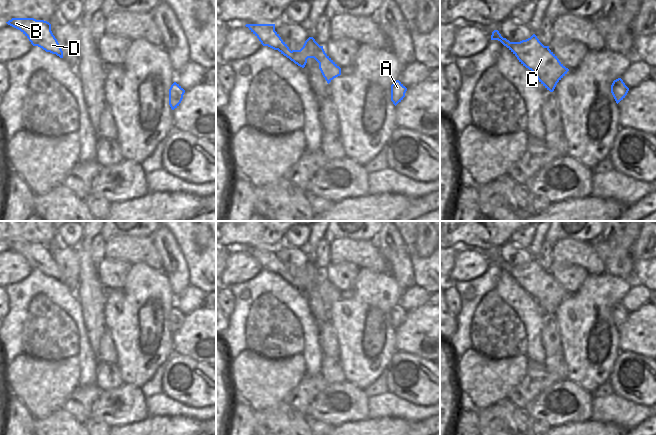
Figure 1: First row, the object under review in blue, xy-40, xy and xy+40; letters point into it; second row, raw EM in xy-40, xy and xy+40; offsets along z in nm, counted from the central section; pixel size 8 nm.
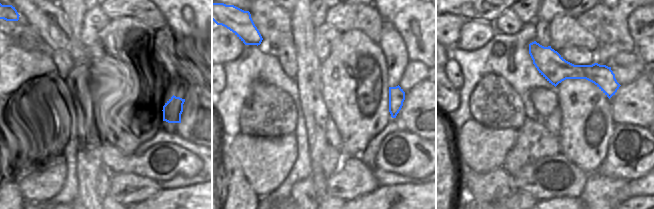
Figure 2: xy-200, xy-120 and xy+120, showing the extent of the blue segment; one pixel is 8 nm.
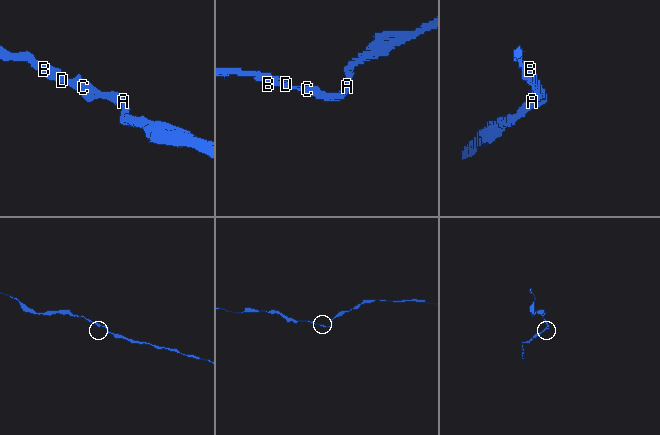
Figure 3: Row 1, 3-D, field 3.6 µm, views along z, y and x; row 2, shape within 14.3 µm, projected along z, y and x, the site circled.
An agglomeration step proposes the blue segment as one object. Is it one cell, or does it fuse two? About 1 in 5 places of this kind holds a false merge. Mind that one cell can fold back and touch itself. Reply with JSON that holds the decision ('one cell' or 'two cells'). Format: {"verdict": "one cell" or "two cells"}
{"verdict": "one cell"}

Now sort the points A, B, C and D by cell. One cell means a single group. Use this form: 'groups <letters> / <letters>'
groups A B C D

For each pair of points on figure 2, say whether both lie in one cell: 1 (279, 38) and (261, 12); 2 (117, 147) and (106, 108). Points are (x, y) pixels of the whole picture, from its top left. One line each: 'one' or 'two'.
1: one
2: two

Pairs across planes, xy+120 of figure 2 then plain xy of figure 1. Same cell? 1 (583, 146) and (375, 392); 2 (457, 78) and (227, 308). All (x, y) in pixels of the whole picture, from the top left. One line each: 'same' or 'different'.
1: different
2: same

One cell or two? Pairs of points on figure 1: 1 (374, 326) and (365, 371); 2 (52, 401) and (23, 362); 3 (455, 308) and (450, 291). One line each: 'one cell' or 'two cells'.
1: one cell
2: one cell
3: one cell

